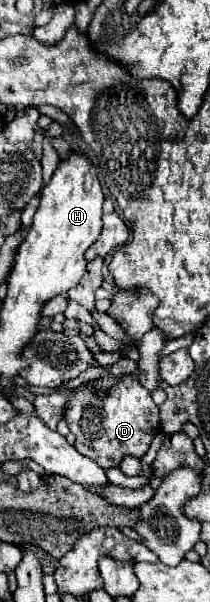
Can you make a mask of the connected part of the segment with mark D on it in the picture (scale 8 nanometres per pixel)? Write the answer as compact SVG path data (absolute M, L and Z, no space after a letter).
M125 376L107 390L103 396L97 396L91 386L83 388L71 404L67 404L65 420L69 430L75 434L75 448L95 460L103 470L117 468L125 456L143 458L149 450L151 440L159 432L159 406L151 400L151 392L139 384L137 378Z

